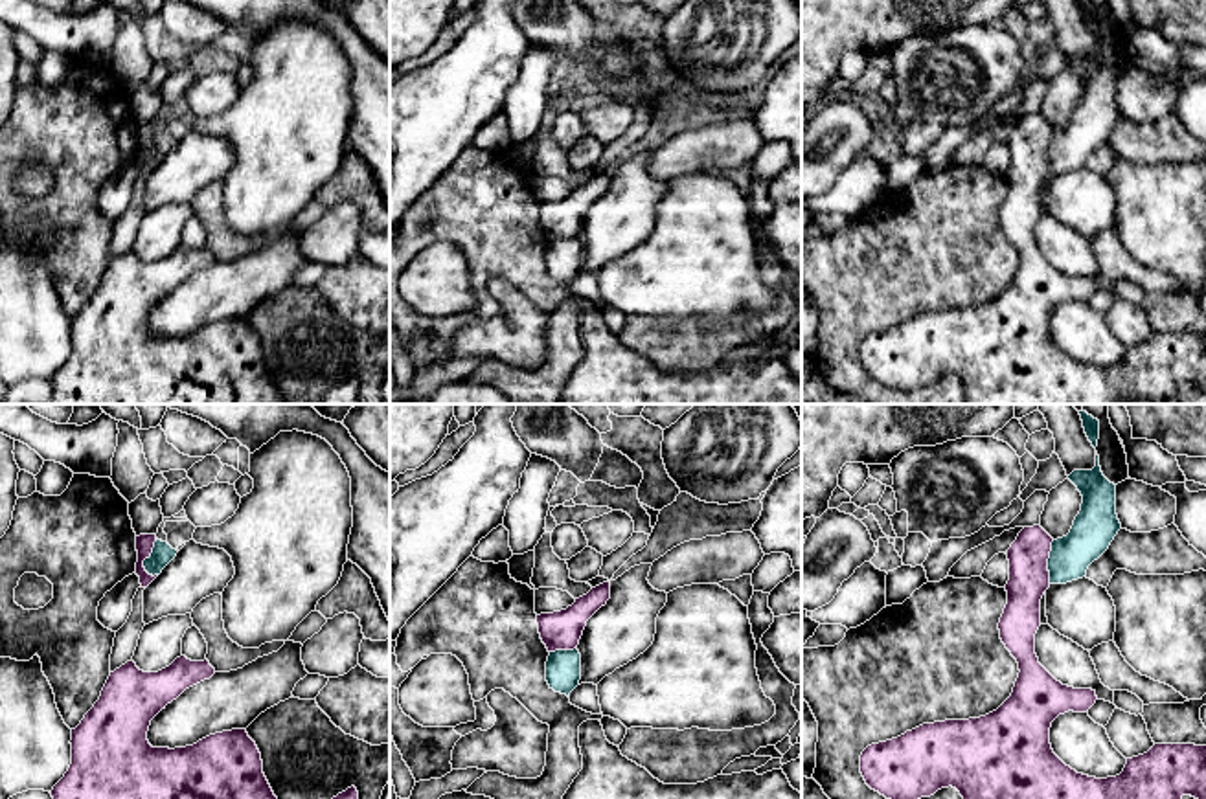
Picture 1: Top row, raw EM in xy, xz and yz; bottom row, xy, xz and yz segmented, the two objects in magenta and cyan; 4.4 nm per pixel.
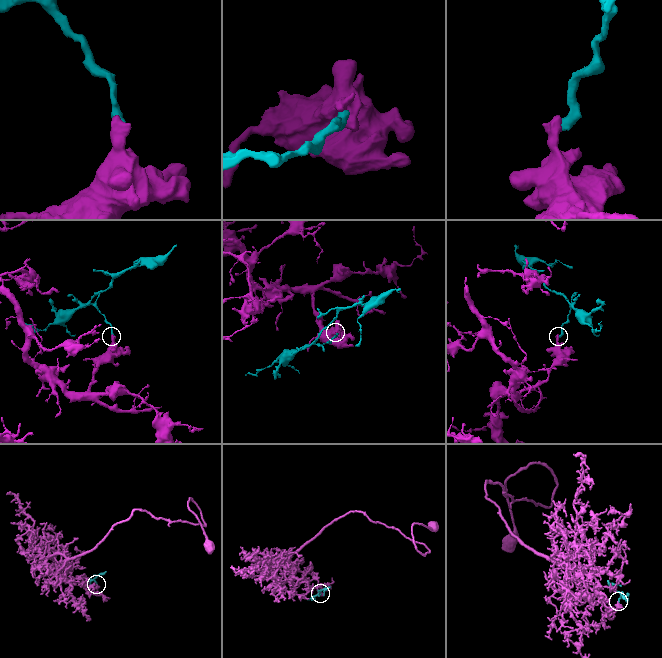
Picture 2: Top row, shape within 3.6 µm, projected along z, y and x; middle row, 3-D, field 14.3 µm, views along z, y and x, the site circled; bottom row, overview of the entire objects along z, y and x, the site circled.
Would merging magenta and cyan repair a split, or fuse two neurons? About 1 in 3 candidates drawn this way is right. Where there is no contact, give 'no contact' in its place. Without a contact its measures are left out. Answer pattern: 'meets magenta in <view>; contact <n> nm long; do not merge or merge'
meets magenta in xy; contact 180 nm long; do not merge

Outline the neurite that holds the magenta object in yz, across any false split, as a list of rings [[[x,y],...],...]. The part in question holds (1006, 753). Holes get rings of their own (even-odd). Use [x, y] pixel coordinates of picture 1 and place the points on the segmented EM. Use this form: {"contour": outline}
{"contour": [[[1041,525],[1024,527],[1006,553],[1007,604],[998,630],[1020,670],[1011,696],[985,716],[923,724],[897,738],[868,746],[860,755],[860,773],[871,790],[886,799],[930,797],[949,786],[963,799],[1206,799],[1206,746],[1155,744],[1147,753],[1127,759],[1120,775],[1107,779],[1077,773],[1053,753],[1052,722],[1068,711],[1087,713],[1098,696],[1092,689],[1057,681],[1035,654],[1041,599],[1050,588],[1052,542]]]}

